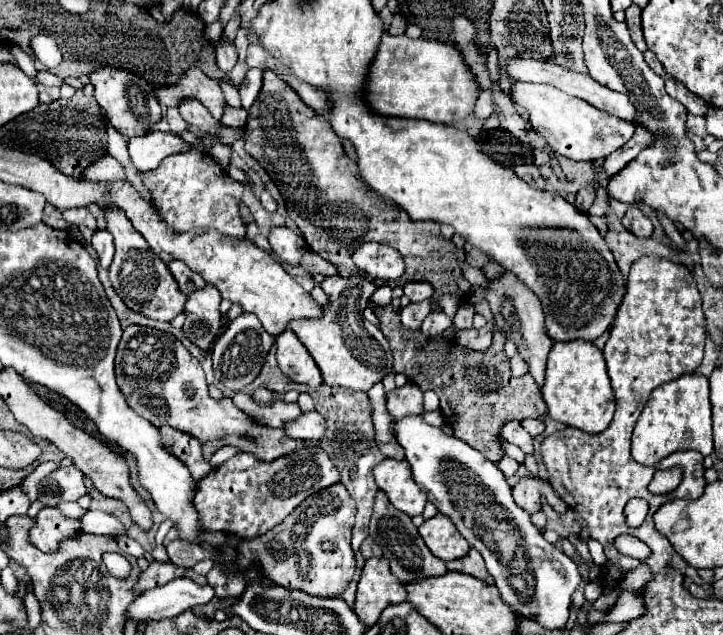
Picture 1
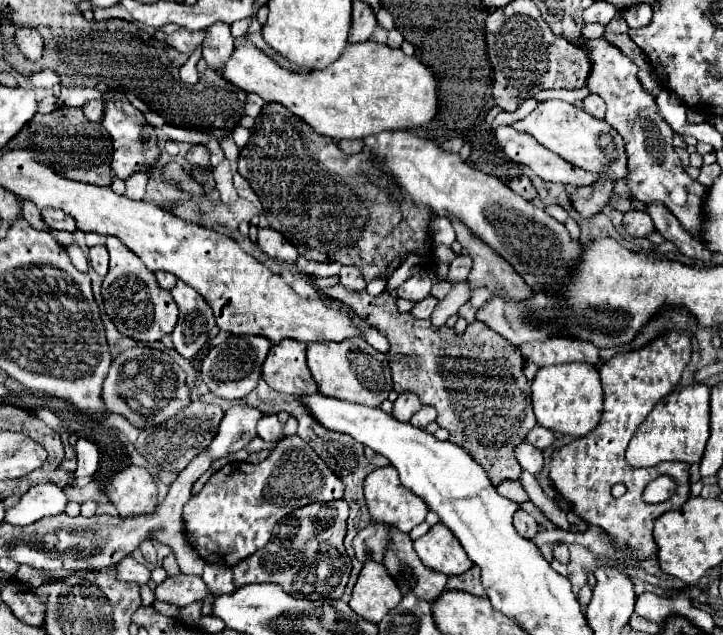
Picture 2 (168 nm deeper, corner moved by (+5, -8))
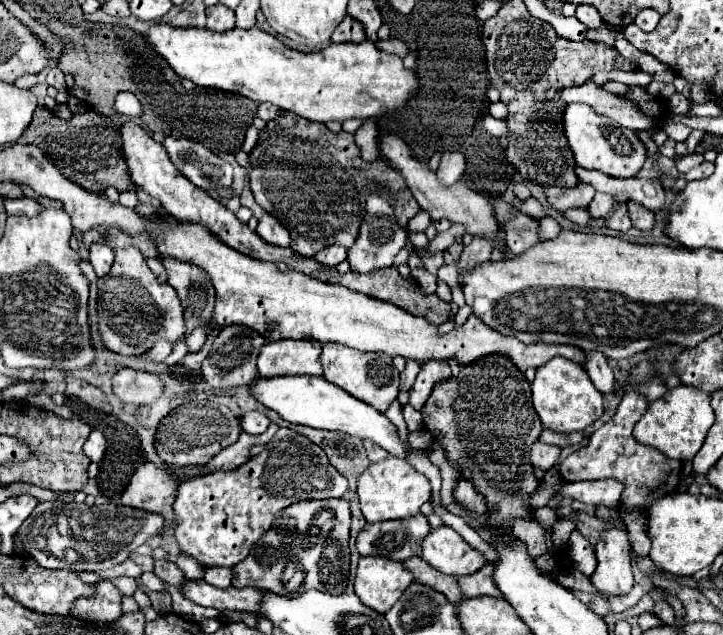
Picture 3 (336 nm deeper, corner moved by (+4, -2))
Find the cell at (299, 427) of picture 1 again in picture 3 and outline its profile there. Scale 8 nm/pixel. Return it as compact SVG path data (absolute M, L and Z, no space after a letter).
M246 412L246 414L242 416L242 420L240 420L242 430L244 430L246 434L252 434L252 436L262 434L262 432L268 428L268 424L270 424L270 420L268 420L262 412Z

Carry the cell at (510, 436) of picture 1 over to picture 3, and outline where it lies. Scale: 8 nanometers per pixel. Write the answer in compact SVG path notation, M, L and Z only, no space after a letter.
M536 442L532 452L532 464L542 468L542 470L550 470L556 462L558 462L558 456L560 456L560 448L558 446L550 446L550 444L542 444L542 442Z

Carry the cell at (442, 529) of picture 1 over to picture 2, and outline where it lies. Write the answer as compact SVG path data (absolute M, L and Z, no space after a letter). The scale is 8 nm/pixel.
M435 524L425 536L417 538L413 544L417 556L427 568L443 572L447 576L461 574L473 566L473 562L445 524Z

